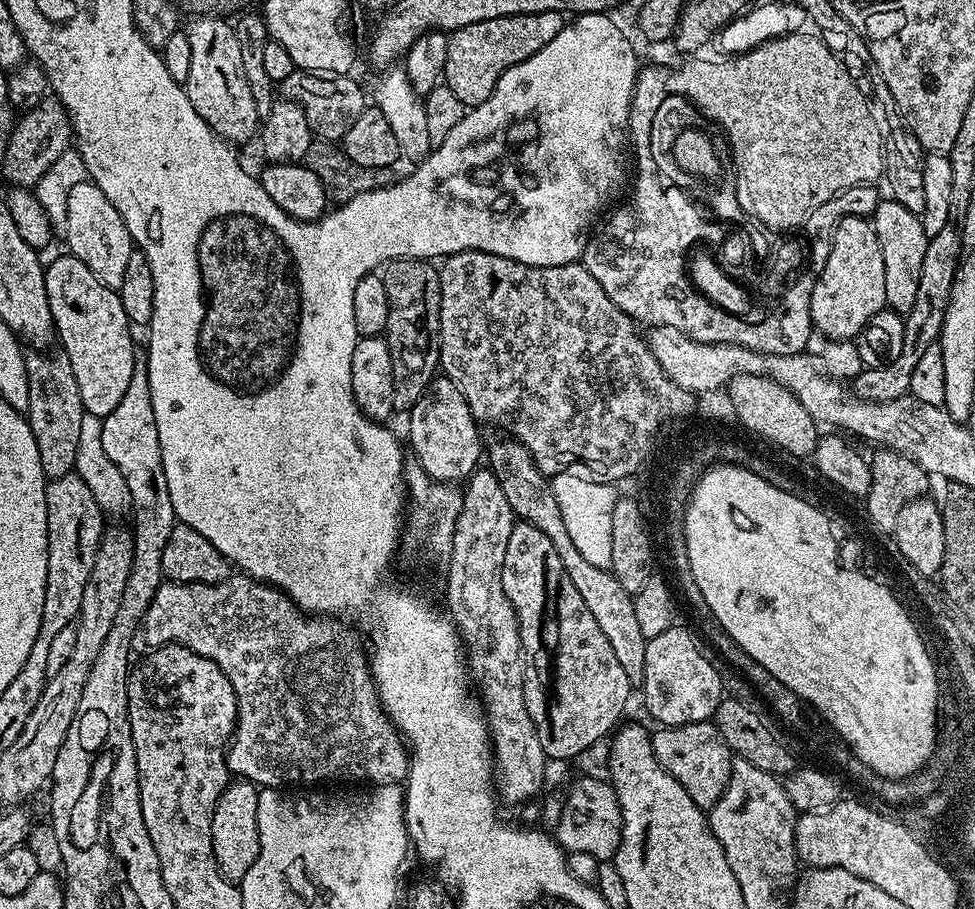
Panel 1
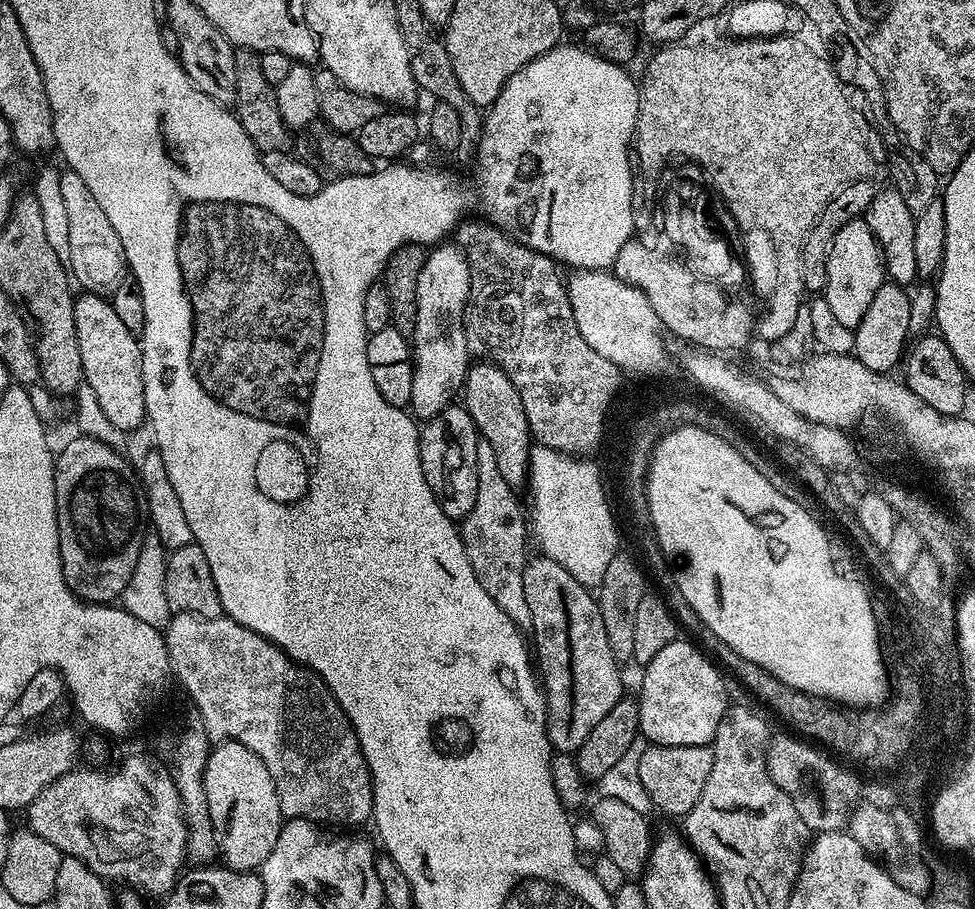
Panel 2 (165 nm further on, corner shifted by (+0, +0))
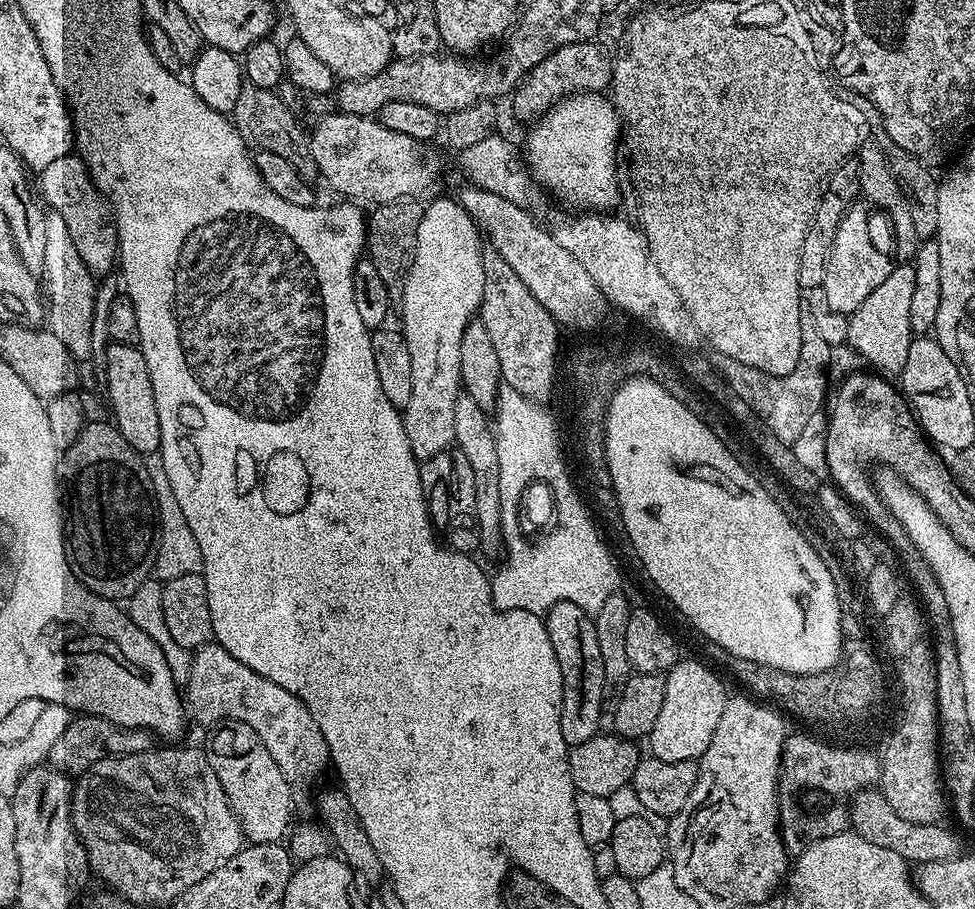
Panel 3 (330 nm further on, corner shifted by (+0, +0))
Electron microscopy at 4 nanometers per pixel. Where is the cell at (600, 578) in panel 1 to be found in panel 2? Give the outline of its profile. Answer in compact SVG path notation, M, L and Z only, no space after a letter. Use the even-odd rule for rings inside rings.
M473 363L464 375L462 406L470 414L479 439L490 442L502 478L506 478L512 489L523 489L528 479L528 463L534 441L522 398L518 398L518 390L514 390L514 382L510 382L510 378L506 378L506 374L496 364Z

